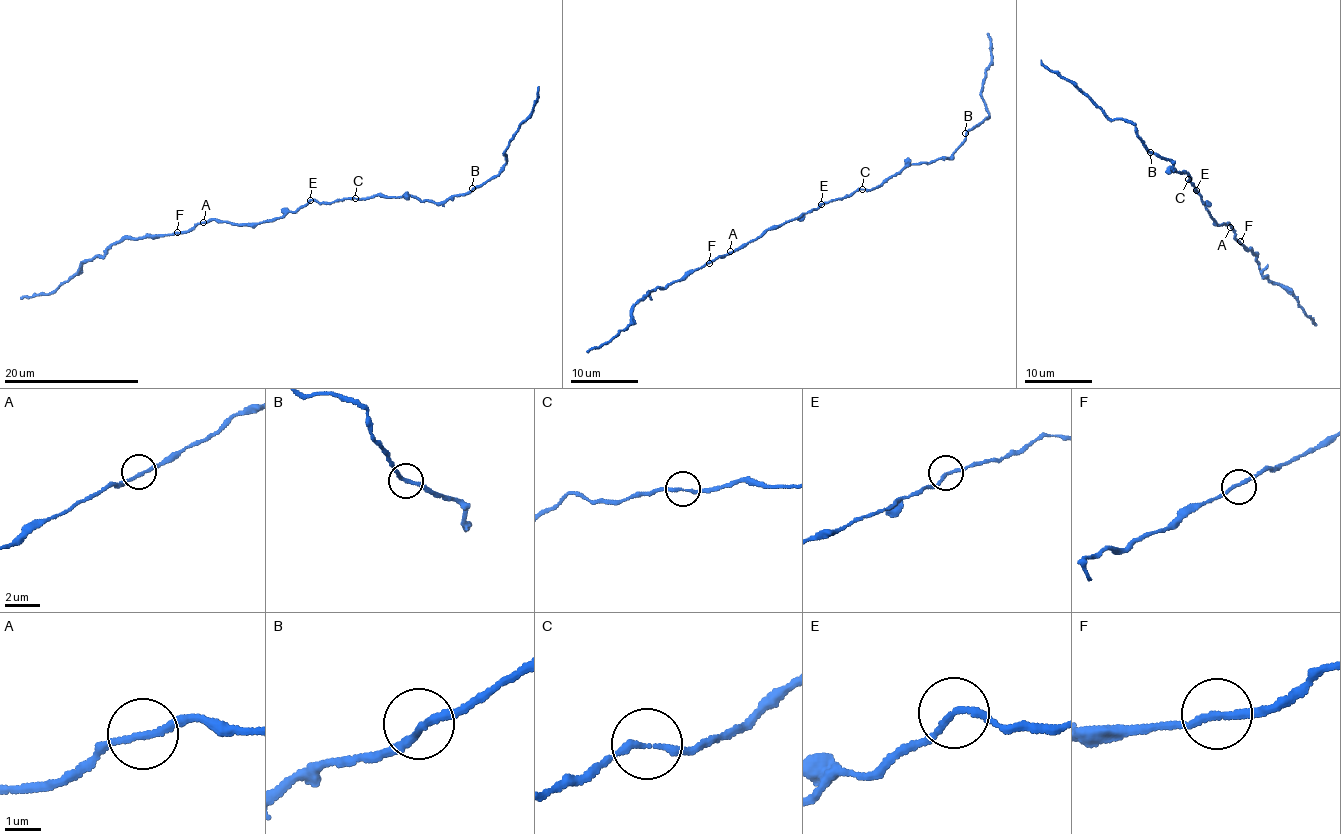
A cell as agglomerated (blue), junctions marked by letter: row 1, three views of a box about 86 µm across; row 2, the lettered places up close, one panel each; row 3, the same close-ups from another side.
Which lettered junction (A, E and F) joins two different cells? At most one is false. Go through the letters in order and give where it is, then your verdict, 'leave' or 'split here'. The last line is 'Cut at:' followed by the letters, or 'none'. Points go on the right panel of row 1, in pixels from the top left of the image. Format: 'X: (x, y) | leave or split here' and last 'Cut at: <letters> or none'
A: (1230, 227) | leave
E: (1196, 190) | leave
F: (1240, 241) | leave
Cut at: none

